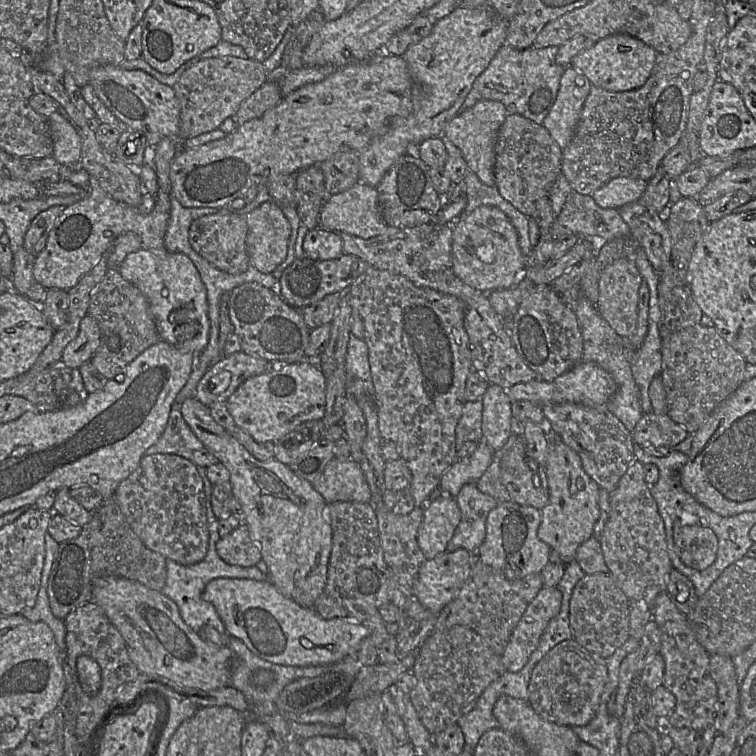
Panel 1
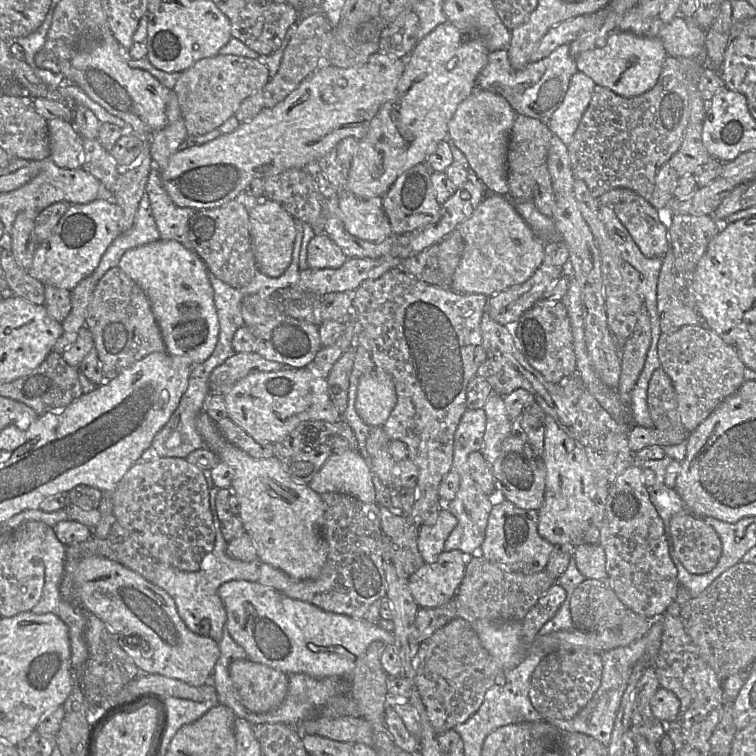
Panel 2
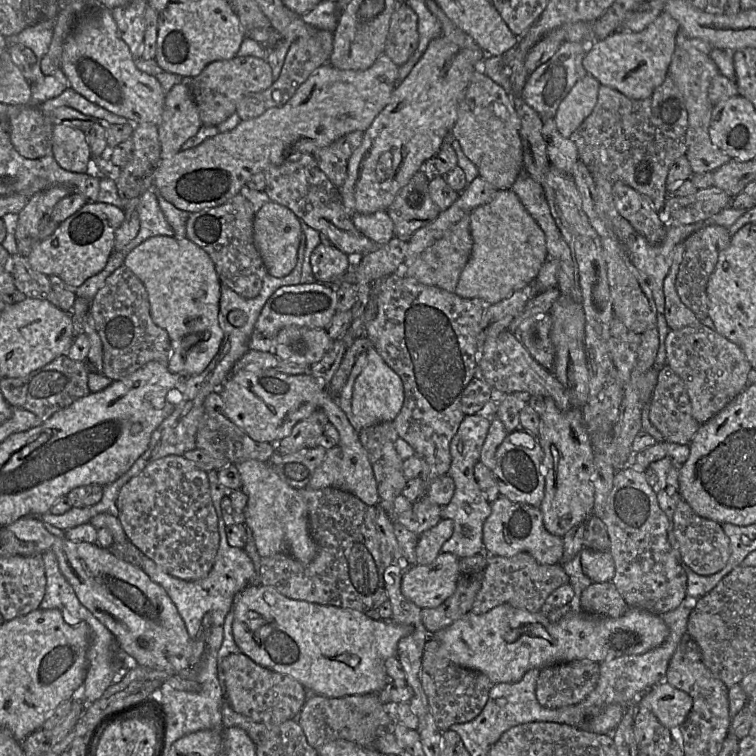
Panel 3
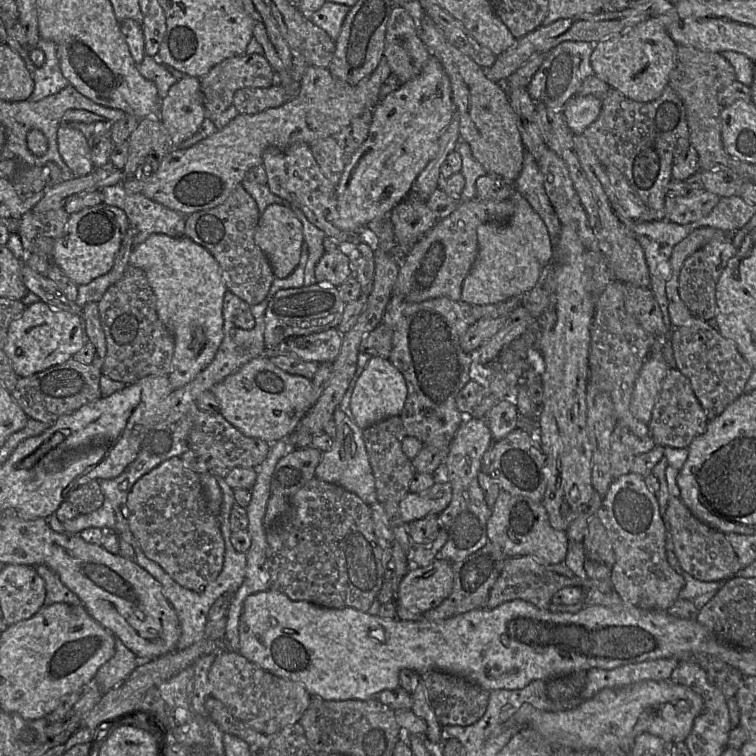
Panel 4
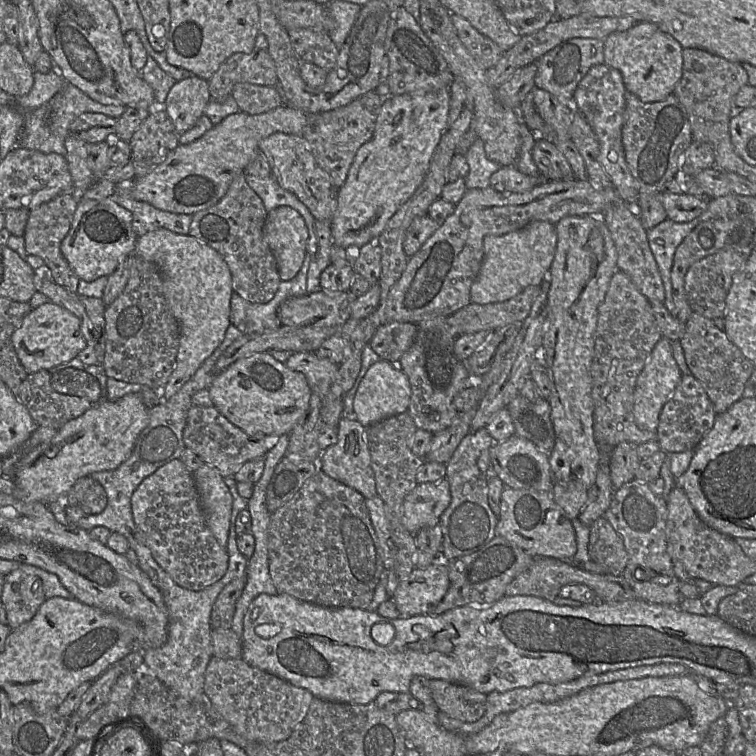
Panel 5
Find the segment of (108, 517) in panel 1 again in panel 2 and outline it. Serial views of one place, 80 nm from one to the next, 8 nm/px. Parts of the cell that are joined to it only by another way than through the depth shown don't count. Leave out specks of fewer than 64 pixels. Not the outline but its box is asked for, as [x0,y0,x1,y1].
[59,520,158,606]

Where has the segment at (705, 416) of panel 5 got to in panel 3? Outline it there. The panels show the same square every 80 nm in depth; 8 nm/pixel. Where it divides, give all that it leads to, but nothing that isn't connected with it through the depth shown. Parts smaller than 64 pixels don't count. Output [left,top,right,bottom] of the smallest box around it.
[649,364,701,445]

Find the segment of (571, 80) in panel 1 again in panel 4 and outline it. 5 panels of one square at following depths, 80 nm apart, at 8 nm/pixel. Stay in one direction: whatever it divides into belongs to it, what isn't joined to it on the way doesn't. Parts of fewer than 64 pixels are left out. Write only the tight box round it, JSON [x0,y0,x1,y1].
[562,94,602,134]

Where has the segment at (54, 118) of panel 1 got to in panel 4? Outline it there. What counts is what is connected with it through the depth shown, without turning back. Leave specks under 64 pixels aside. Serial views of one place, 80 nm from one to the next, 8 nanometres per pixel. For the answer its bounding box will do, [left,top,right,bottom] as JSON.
[57,125,96,177]

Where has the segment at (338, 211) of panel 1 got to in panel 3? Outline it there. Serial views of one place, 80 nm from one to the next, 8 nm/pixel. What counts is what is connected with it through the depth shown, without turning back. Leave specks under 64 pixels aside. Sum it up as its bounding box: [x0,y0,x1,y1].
[350,210,394,245]

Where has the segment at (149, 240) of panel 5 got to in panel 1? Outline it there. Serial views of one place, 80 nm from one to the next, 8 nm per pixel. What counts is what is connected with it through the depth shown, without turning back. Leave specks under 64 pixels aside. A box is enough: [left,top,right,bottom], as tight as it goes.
[118,248,210,355]

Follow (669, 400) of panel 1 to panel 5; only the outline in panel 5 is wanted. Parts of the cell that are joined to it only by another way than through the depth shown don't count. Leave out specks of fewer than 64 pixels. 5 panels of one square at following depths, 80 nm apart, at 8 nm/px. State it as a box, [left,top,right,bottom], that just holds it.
[679,312,755,415]

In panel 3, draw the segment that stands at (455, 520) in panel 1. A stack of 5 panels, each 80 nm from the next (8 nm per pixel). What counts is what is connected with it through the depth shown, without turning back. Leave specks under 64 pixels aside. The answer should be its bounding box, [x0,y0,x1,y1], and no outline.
[416,519,454,565]

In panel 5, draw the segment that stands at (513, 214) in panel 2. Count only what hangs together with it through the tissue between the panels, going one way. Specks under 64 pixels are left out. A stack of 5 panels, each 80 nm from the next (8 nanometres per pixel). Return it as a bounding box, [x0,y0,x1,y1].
[470,221,557,303]

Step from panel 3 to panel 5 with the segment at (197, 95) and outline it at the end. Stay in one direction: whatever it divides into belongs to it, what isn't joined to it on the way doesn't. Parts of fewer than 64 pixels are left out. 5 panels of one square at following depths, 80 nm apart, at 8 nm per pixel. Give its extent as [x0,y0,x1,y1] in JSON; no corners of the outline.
[208,49,276,102]

